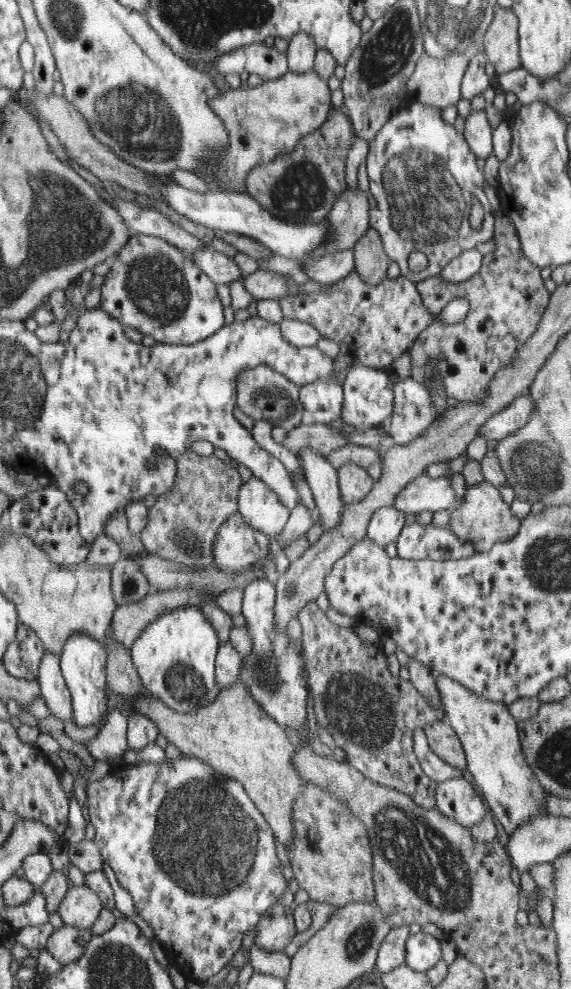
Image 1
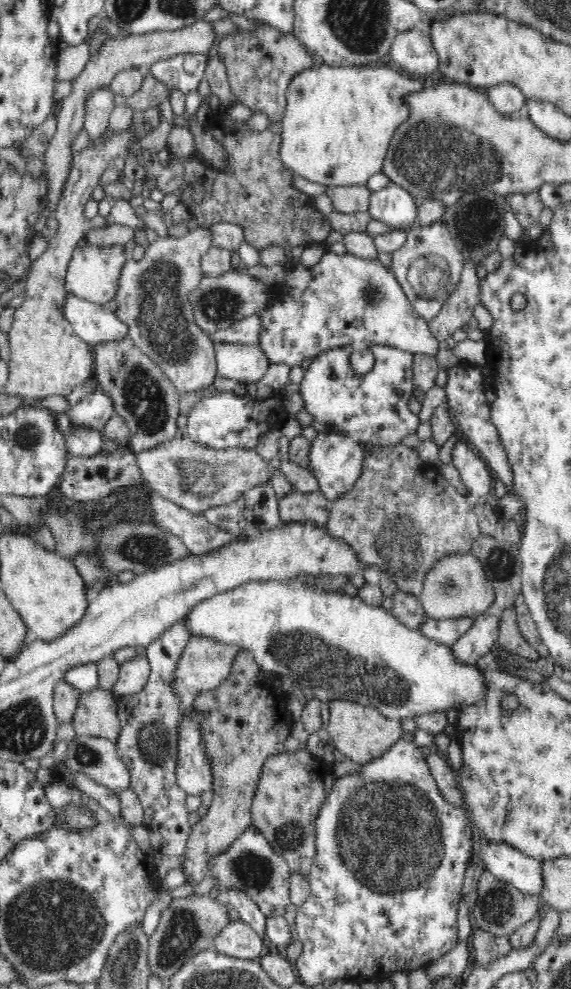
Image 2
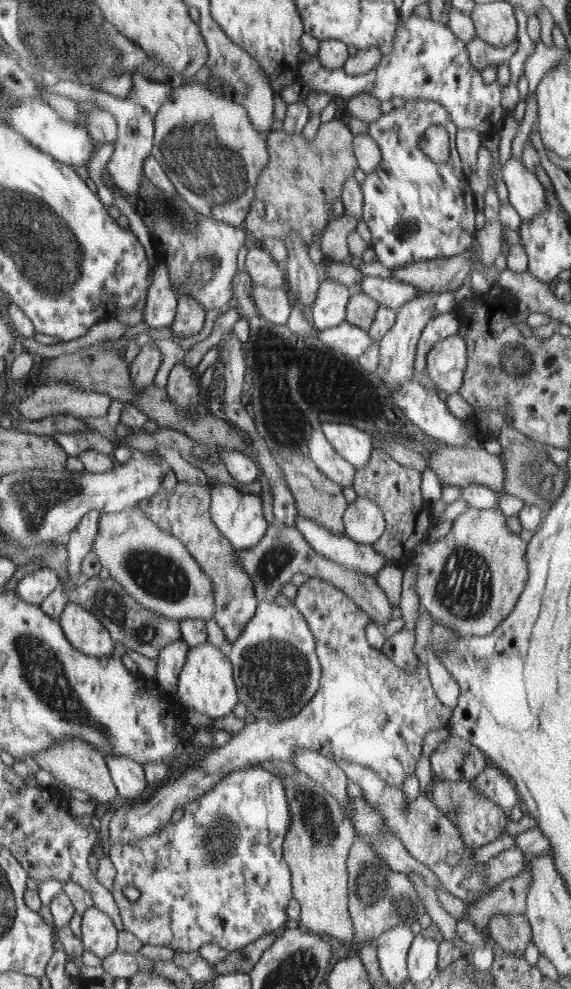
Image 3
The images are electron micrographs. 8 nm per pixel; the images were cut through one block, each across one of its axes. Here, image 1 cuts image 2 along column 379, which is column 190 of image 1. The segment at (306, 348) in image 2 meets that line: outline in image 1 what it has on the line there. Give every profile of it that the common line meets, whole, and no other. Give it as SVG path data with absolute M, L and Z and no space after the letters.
M134 234L122 250L110 260L110 272L100 287L100 310L111 313L123 328L134 328L140 334L152 336L156 343L193 345L210 338L224 326L223 301L218 298L214 282L209 276L184 257L182 249L164 237Z

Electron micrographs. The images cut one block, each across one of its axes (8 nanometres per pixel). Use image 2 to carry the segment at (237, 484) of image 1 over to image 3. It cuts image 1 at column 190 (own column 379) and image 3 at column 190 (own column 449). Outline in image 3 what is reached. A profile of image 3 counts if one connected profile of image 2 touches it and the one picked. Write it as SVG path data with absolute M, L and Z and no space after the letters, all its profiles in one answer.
M178 481L173 492L160 489L156 495L140 502L137 508L160 529L178 537L188 552L199 562L199 568L211 577L215 589L215 618L224 631L226 646L229 646L244 631L248 621L255 616L258 610L258 597L250 575L236 561L234 546L219 532L211 518L211 500L210 486Z

